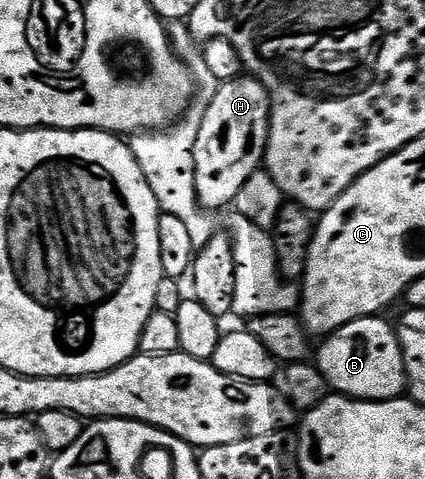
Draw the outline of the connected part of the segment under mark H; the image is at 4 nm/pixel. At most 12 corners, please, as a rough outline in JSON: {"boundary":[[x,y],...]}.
{"boundary":[[215,87],[194,140],[196,201],[235,203],[268,146],[266,88]]}

